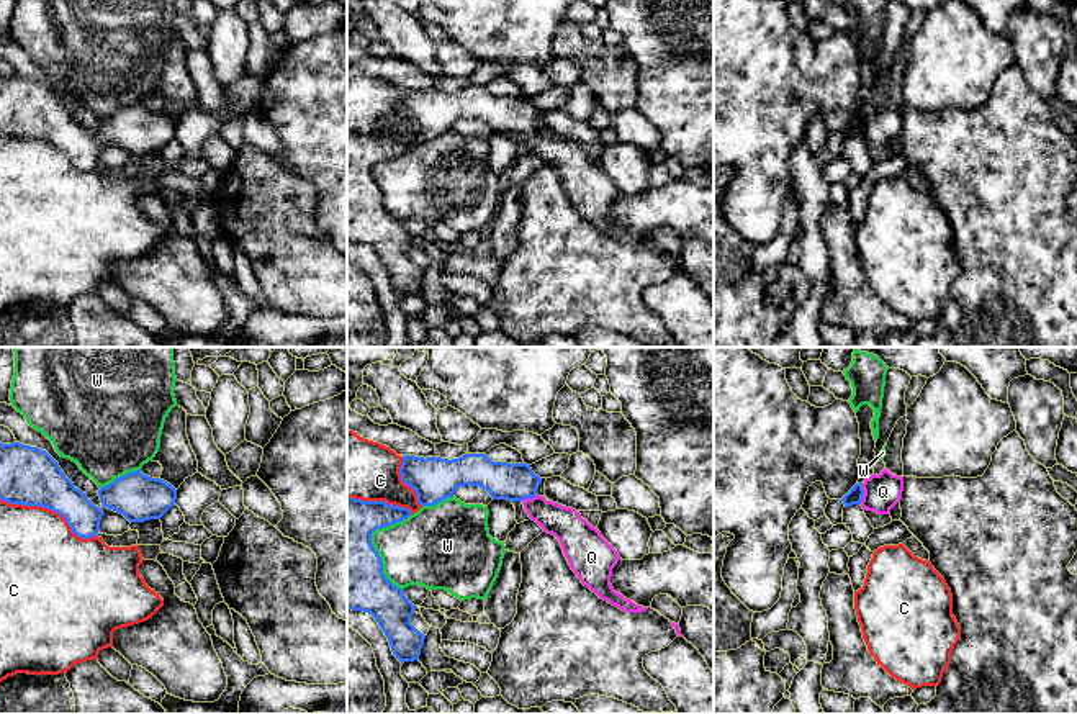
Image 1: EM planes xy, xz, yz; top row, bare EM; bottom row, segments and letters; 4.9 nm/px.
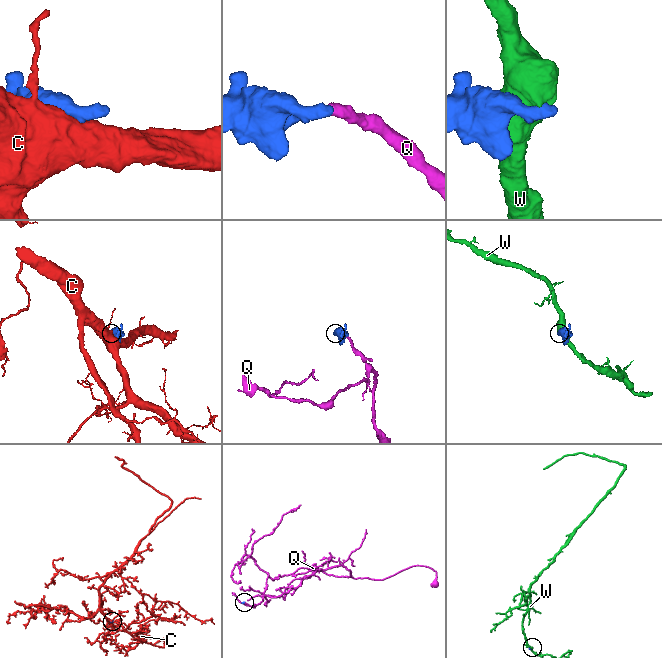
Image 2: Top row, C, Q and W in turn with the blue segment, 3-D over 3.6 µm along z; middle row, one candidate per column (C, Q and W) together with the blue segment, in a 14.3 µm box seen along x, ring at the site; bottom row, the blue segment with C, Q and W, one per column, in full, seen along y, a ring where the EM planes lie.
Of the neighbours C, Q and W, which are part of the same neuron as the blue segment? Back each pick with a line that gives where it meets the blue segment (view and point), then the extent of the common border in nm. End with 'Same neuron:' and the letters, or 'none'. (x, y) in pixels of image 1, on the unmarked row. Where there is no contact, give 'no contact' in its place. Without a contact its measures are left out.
Q: meets blue in yz at (863, 126); contact 110 nm long
Same neuron: Q

